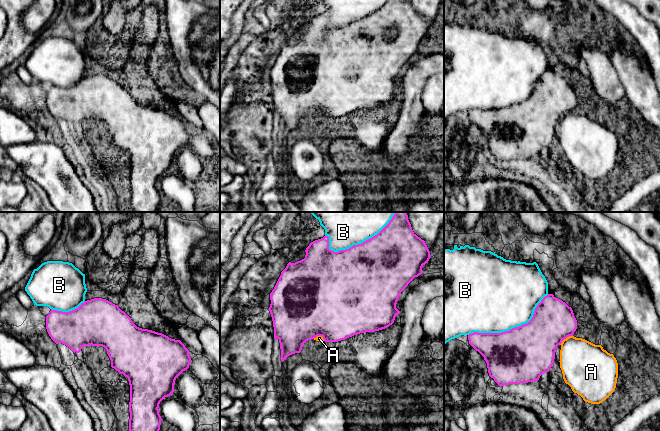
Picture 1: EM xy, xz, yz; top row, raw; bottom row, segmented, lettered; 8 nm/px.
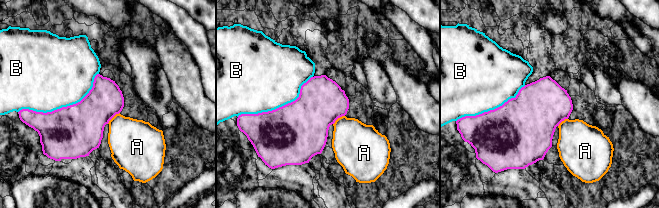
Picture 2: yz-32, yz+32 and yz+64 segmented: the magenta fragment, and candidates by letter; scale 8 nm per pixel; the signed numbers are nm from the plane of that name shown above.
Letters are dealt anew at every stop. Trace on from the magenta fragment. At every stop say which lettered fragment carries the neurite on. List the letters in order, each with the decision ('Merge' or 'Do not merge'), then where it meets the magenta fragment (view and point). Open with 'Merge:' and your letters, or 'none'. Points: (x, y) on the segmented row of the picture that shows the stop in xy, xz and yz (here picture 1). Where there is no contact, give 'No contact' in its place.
Merge: none
A: Do not merge. Touches magenta at yz (565, 338)
B: Do not merge. Touches magenta at yz (512, 328)

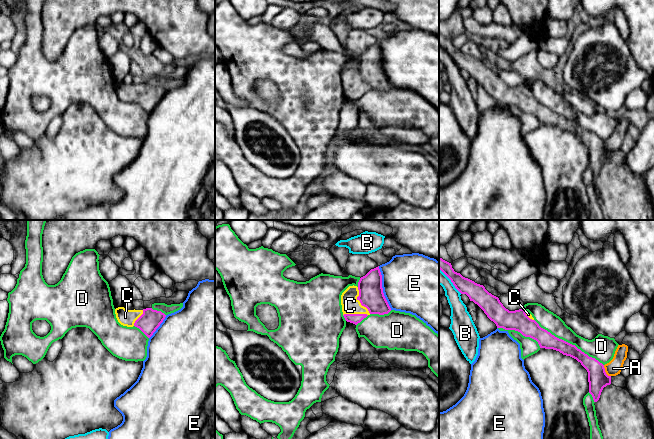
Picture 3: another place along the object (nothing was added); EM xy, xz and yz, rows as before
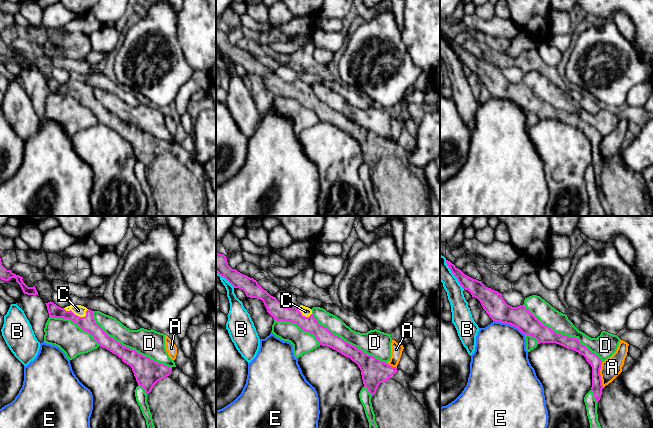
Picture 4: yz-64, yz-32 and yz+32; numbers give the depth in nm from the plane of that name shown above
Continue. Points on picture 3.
Merge: C
A: Do not merge. Touches magenta at yz (604, 371)
B: Do not merge. Touches magenta at yz (451, 281)
C: Merge. Touches magenta at xz (359, 300)
D: Do not merge. Touches magenta at yz (567, 342)
E: Do not merge. Touches magenta at xz (382, 288)

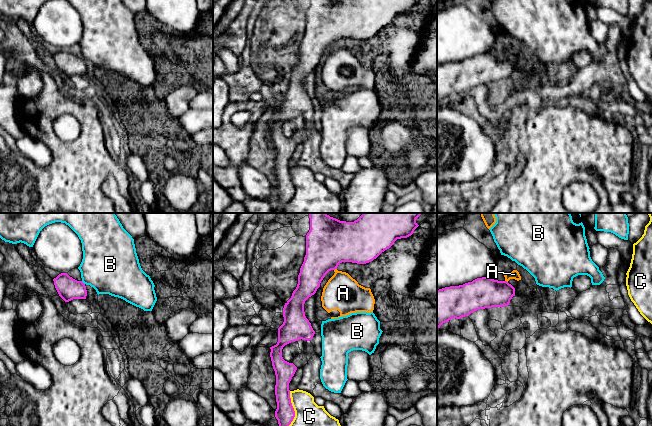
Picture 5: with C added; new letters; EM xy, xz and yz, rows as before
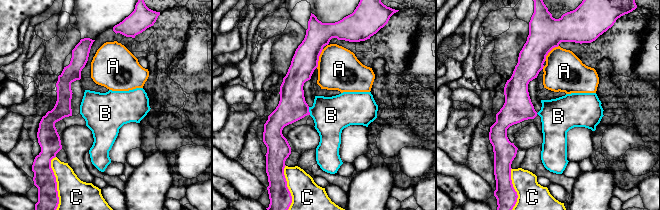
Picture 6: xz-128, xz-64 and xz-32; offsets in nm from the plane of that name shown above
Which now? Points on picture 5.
Merge: none
A: Do not merge. Touches magenta at xz (335, 268)
B: Do not merge. Touches magenta at xy (83, 283)
C: Do not merge. Touches magenta at xz (293, 408)

